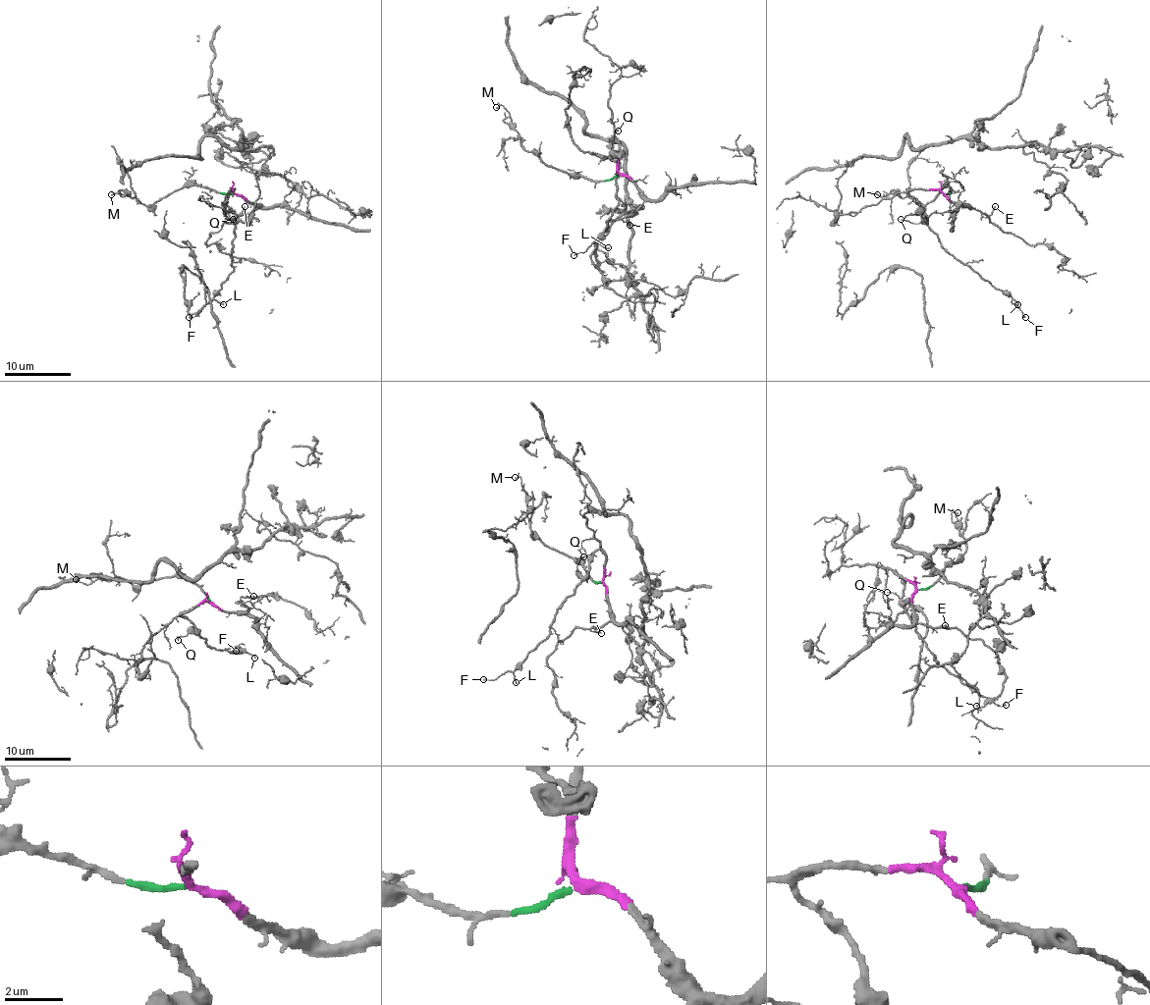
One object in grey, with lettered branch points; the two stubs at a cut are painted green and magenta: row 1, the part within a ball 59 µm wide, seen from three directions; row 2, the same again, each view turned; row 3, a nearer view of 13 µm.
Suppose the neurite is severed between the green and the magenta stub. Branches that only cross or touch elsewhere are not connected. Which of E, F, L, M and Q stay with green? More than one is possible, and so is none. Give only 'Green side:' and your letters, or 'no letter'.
Green side: M

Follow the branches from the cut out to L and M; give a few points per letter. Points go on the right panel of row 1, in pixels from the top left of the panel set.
L: (944, 193), (912, 188), (907, 194), (924, 215), (924, 223), (948, 251), (967, 263), (1017, 304)
M: (944, 193), (951, 191), (946, 185), (926, 205), (912, 196), (903, 198), (893, 193), (878, 194)

